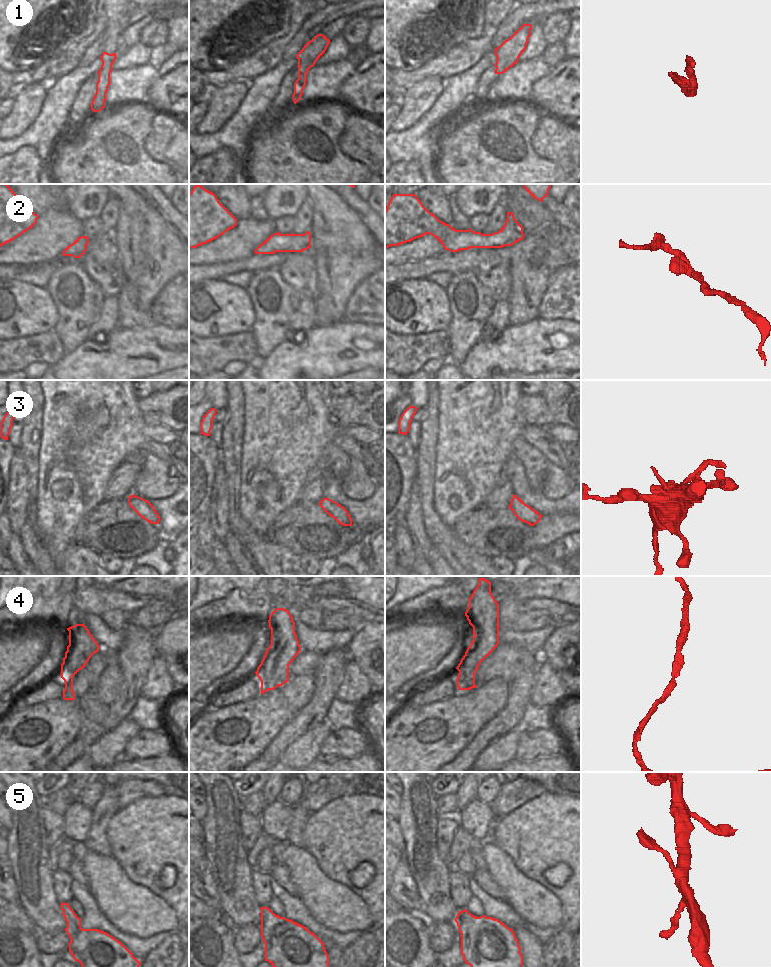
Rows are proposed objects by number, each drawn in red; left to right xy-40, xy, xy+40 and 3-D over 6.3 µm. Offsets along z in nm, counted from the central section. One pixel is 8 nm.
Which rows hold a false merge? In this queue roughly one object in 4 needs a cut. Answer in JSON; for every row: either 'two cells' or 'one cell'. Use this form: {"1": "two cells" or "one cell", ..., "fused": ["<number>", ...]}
{"1": "one cell", "2": "one cell", "3": "one cell", "4": "one cell", "5": "one cell", "fused": []}

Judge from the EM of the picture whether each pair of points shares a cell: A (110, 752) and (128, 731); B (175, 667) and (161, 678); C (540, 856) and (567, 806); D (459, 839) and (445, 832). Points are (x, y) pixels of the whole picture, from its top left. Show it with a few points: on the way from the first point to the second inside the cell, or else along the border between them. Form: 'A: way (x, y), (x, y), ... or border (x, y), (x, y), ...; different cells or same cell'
A: way (112, 747), (123, 736); same cell
B: border (157, 655), (164, 661), (166, 670), (178, 691); different cells
C: way (540, 844), (540, 839), (561, 818); same cell
D: border (458, 826), (446, 859); different cells

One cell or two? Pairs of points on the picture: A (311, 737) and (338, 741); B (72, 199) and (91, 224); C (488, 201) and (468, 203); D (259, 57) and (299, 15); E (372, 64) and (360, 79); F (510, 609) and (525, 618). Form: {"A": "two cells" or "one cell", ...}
{"A": "two cells", "B": "two cells", "C": "one cell", "D": "one cell", "E": "one cell", "F": "two cells"}

